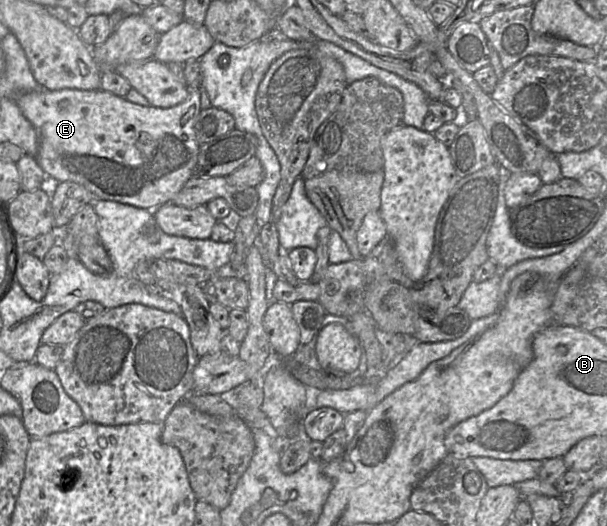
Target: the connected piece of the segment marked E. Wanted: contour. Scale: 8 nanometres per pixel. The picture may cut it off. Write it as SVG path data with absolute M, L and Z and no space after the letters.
M43 87L23 93L17 98L17 105L22 114L28 119L36 130L38 138L38 152L35 156L37 163L52 182L72 181L83 185L97 198L129 204L138 208L154 210L164 204L170 203L172 198L182 189L185 183L193 176L193 169L197 162L199 143L196 140L195 126L200 114L201 88L188 87L188 96L182 103L171 108L157 108L153 106L141 106L128 101L111 92L100 89L60 89L48 90Z

